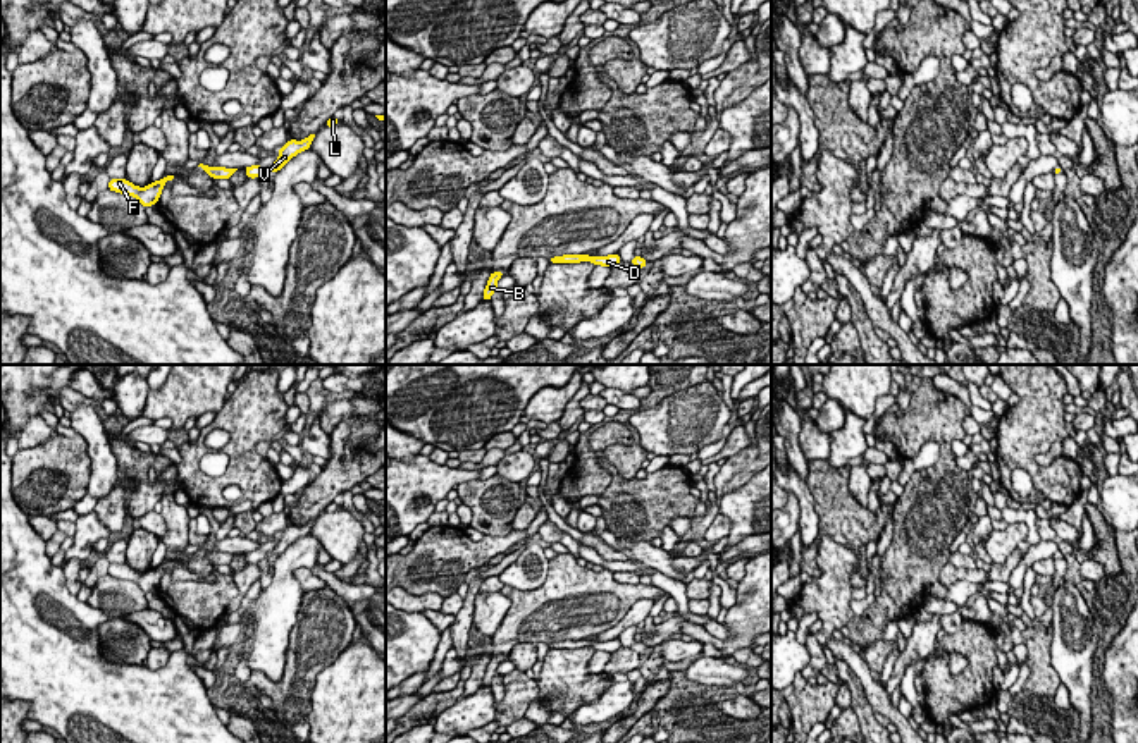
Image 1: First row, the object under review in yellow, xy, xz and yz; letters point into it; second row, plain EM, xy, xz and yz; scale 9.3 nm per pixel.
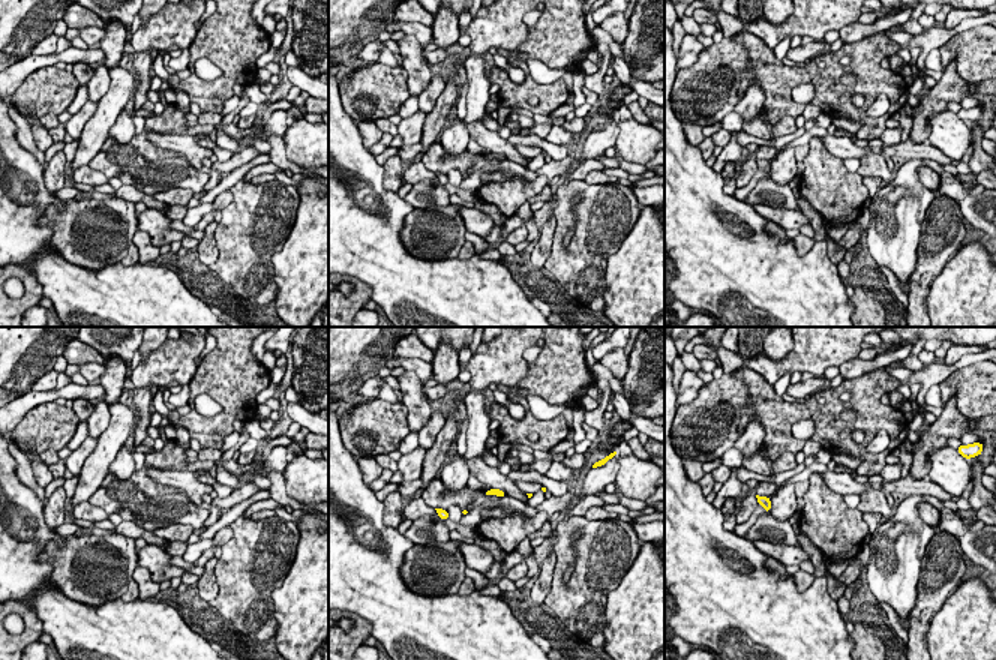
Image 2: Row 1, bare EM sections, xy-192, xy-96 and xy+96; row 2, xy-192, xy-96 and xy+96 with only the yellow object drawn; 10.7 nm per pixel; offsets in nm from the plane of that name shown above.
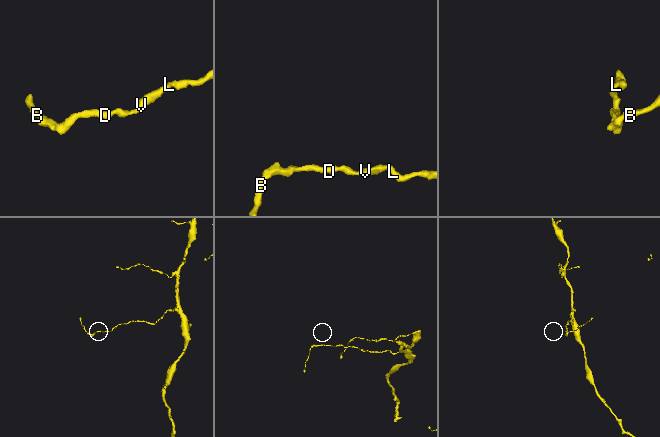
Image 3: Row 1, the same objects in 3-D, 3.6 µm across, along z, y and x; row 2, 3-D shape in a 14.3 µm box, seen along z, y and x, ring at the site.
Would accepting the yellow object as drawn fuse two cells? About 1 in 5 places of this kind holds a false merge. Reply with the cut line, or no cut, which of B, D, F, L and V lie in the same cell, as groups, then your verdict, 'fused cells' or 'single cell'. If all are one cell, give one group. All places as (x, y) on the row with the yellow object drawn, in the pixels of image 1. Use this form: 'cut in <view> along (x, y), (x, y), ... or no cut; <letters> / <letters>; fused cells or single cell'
no cut; B D F L V; single cell

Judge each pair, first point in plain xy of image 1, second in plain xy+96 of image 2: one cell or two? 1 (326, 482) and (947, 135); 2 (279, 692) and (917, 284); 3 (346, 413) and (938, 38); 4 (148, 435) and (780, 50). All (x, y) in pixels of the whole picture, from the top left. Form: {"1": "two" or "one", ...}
{"1": "two", "2": "one", "3": "two", "4": "two"}

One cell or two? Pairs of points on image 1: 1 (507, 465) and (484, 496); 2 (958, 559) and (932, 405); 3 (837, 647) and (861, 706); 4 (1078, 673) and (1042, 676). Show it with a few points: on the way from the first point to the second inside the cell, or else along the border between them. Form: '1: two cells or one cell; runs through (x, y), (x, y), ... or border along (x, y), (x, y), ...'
1: two cells; border along (496, 473), (519, 484)
2: two cells; border along (951, 554), (947, 561)
3: two cells; border along (835, 657), (851, 669), (865, 695)
4: two cells; border along (1051, 635), (1049, 664), (1061, 681)

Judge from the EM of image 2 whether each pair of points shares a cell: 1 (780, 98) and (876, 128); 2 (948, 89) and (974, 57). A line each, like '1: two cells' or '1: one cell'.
1: one cell
2: two cells

